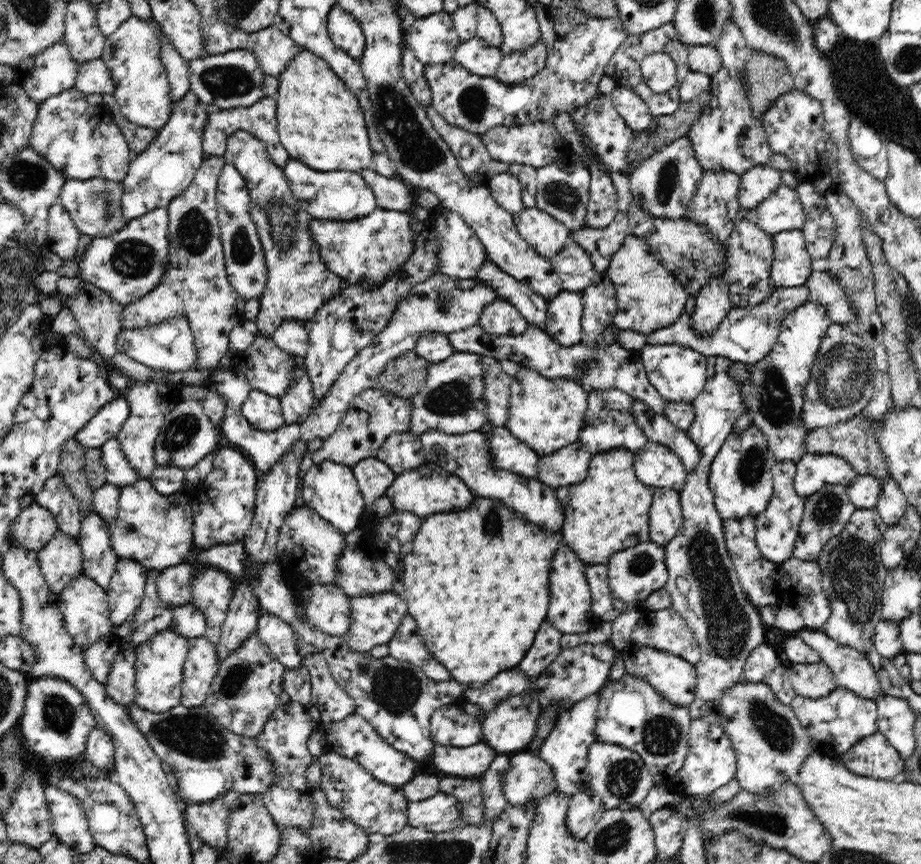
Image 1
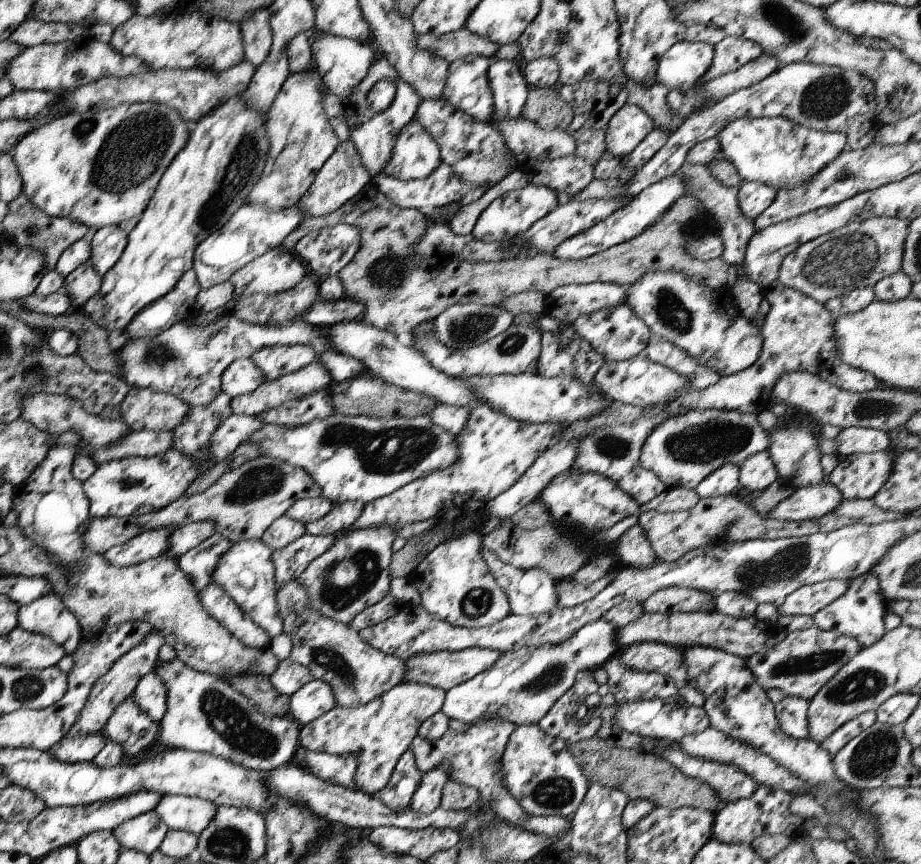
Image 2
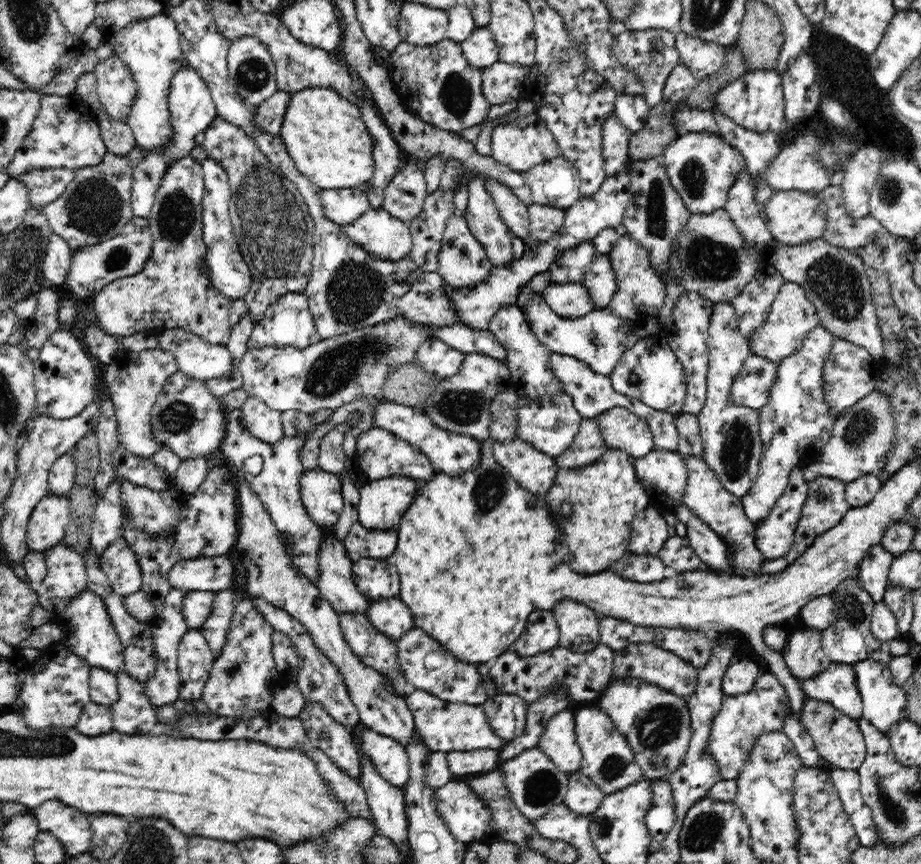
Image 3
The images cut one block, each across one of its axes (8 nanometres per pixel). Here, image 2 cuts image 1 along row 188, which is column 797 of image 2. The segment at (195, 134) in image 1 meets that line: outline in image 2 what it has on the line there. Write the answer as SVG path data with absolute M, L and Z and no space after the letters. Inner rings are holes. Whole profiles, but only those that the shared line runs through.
M741 117L726 124L716 134L720 144L720 154L734 166L741 182L755 181L771 185L775 190L791 188L808 181L825 163L835 158L847 145L845 133L823 133L795 124L792 120L776 117Z

